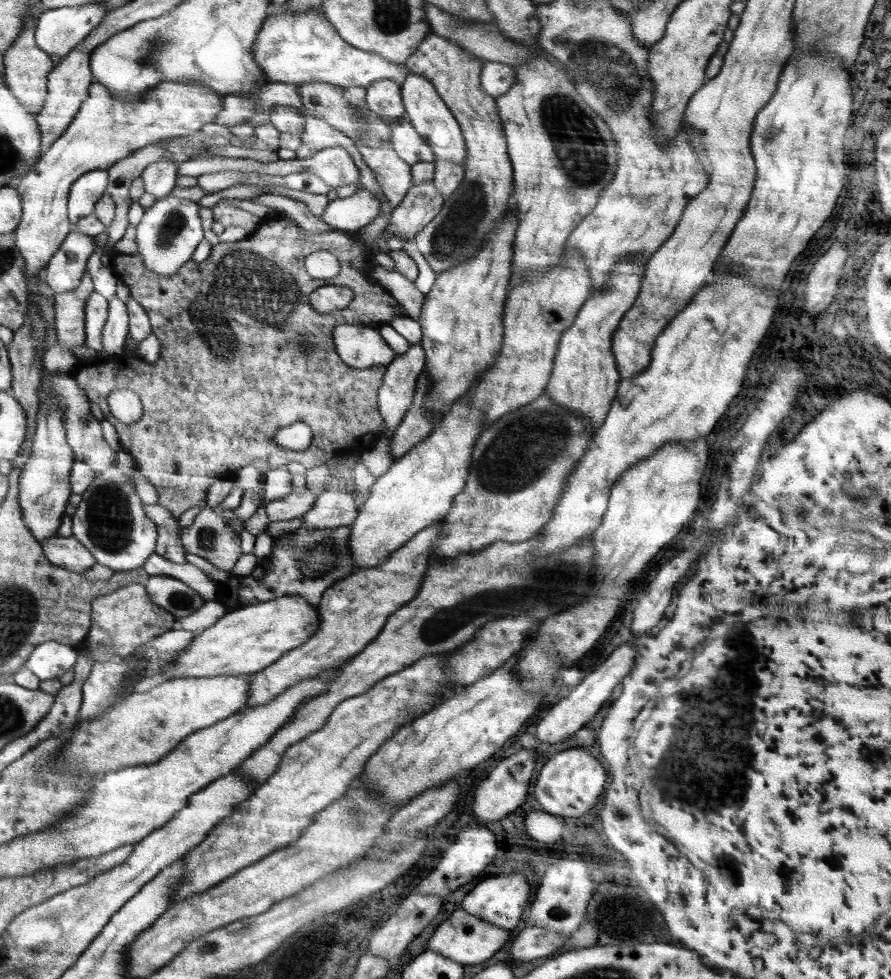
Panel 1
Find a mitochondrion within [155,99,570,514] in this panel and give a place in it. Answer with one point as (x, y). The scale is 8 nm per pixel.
(245, 283)

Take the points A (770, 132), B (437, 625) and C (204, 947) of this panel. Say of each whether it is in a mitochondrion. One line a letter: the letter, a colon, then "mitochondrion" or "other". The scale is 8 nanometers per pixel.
A: mitochondrion
B: mitochondrion
C: mitochondrion

